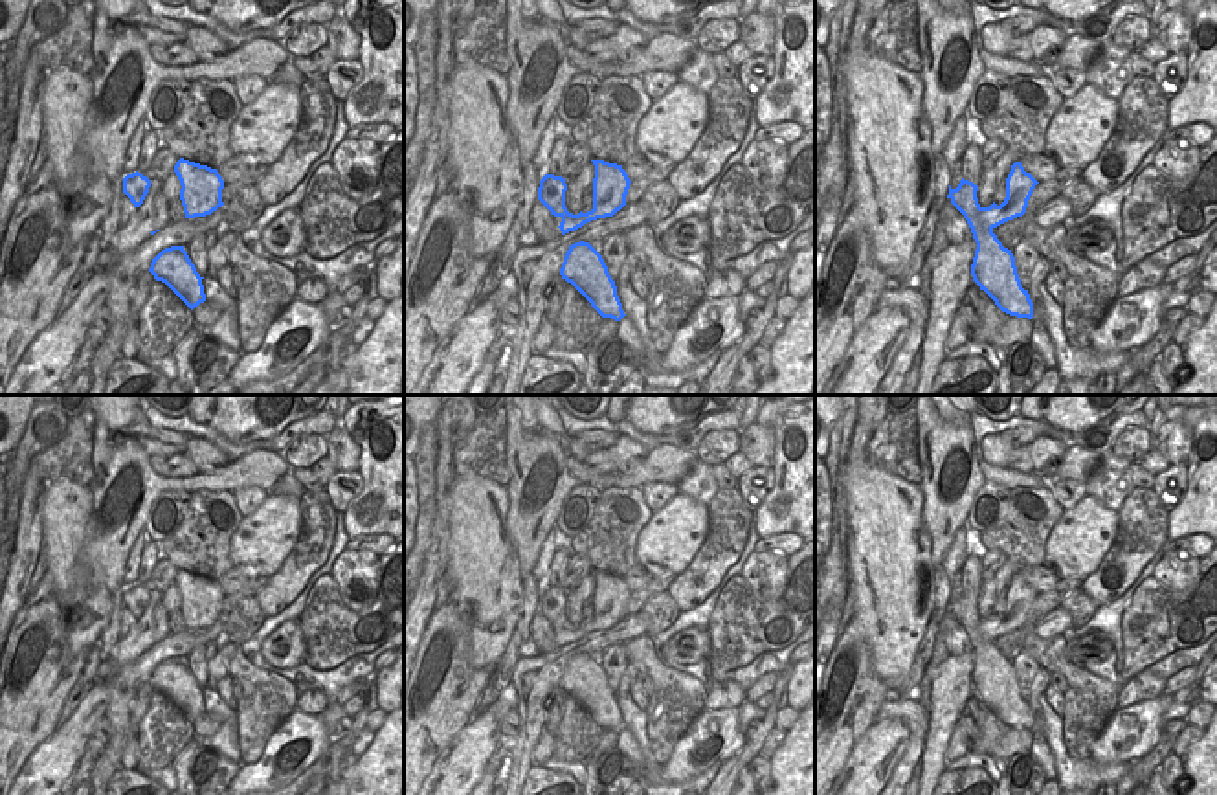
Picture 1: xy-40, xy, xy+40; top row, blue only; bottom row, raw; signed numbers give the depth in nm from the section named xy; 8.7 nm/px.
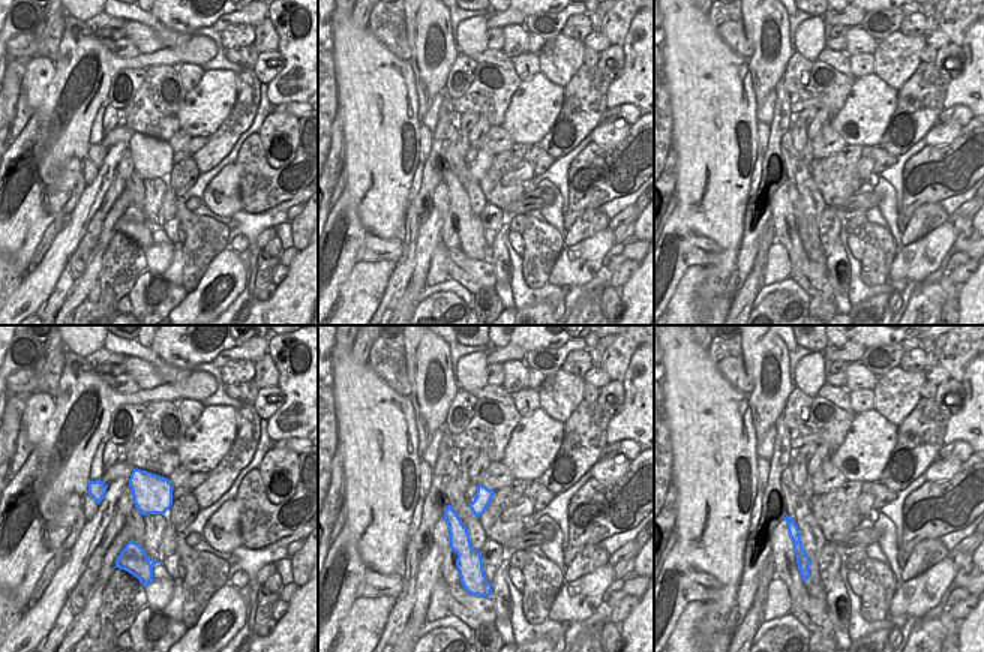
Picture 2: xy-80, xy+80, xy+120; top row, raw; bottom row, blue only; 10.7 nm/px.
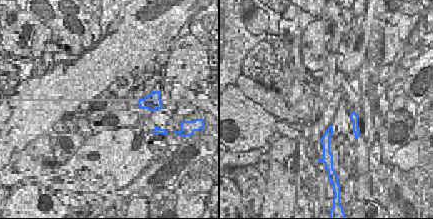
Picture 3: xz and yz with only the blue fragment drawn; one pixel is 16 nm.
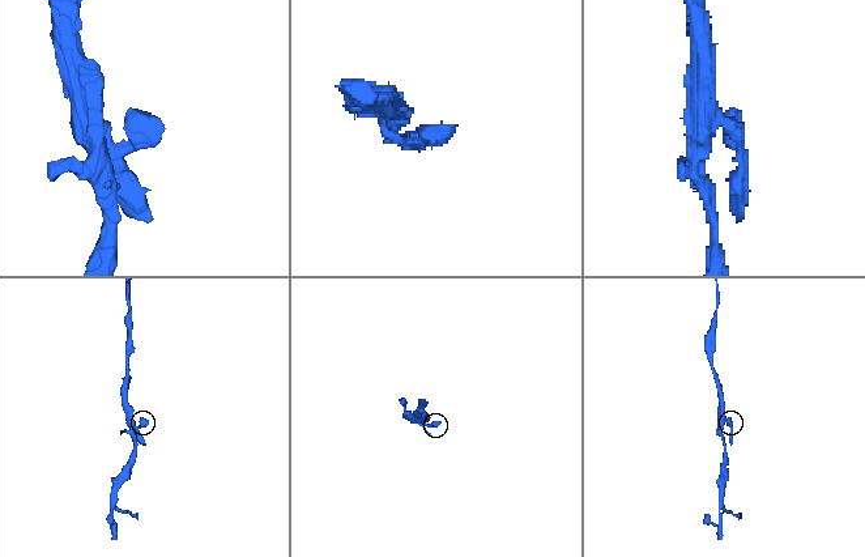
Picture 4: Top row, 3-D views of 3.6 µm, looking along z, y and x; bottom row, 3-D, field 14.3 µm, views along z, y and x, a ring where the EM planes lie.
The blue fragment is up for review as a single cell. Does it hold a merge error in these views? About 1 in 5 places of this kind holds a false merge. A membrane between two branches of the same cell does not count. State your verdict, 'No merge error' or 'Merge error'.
No merge error

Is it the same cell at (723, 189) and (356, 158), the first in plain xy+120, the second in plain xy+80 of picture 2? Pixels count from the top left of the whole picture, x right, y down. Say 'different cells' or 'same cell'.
same cell

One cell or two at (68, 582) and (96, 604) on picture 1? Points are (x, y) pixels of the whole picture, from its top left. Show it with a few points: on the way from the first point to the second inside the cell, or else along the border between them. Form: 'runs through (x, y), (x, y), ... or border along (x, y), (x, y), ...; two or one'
runs through (76, 588), (89, 601); one

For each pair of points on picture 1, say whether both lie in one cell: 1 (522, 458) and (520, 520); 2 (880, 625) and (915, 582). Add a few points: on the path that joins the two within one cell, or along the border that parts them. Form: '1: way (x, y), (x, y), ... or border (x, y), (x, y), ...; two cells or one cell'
1: way (524, 472), (518, 505); one cell
2: way (891, 614), (893, 604), (904, 593); one cell

